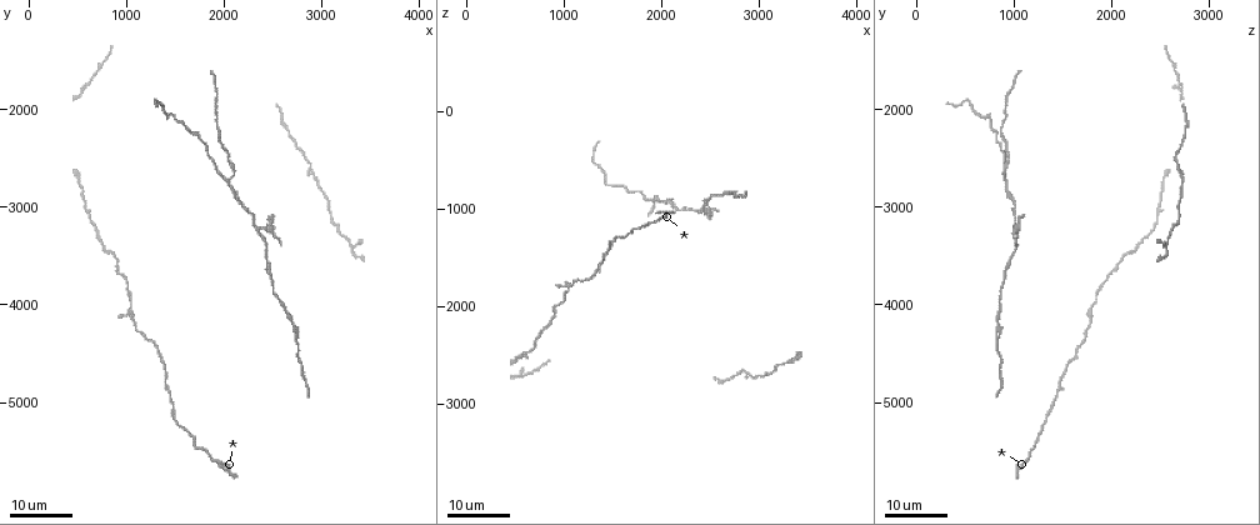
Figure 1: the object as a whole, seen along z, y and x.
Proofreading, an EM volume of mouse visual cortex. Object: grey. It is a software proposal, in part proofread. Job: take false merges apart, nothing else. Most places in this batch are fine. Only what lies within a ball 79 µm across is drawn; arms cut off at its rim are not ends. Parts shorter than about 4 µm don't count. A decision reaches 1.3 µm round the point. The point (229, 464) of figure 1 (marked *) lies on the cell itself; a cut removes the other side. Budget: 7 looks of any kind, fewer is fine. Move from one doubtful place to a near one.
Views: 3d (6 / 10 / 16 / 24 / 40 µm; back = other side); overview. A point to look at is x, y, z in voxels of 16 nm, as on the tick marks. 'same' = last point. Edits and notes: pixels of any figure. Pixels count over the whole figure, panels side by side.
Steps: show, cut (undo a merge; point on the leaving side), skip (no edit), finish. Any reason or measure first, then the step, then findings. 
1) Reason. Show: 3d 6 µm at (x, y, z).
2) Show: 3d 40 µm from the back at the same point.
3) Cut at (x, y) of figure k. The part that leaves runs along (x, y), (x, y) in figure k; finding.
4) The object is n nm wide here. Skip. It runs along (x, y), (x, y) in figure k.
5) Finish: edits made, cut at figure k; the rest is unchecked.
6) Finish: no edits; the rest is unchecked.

Two arms in line, one across. Show: 3d 16 µm at (2720, 4320, 840).

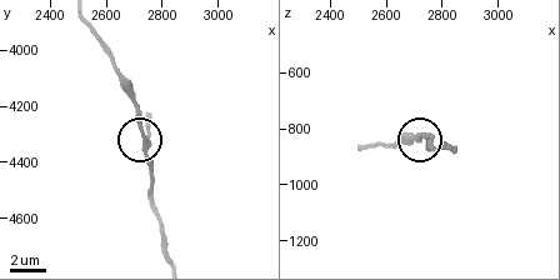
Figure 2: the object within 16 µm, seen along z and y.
Show: 3d 6 µm at the same point.

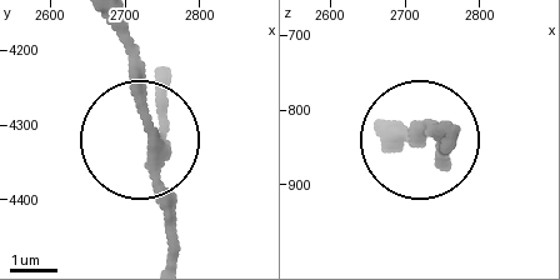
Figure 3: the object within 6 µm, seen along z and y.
3 arms meet here. Skip. One cell here.

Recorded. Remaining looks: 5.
Side arm on a straight run. Show: 3d 16 µm at (2060, 2720, 900).

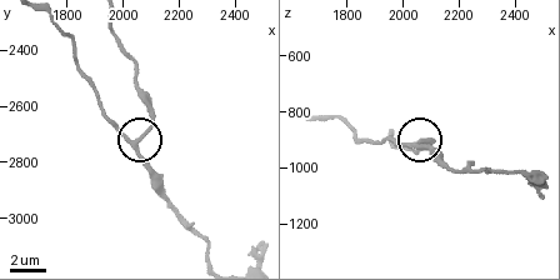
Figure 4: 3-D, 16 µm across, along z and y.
Show: 3d 6 µm at (2040, 2730, 910).

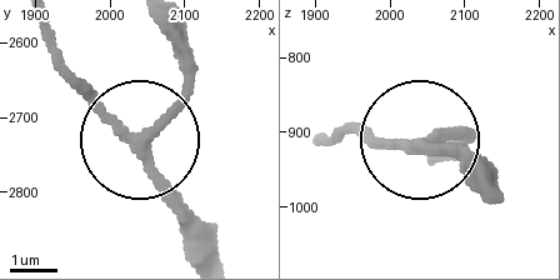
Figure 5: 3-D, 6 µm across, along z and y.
The object is 210 nm wide here. Skip. It runs along (216, 256), (149, 149), (185, 89), (189, 45) in figure 5; continuous, no second cell.

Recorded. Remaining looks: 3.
Thick turns thin. Show: 3d 16 µm at (880, 3500, 2140).

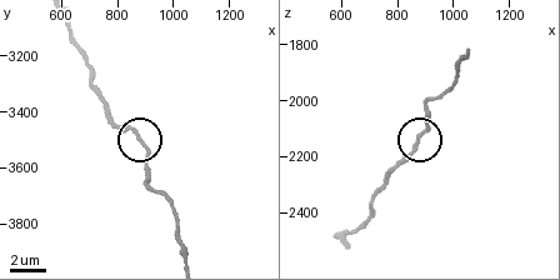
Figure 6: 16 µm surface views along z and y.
Closer look. Show: 3d 6 µm at (870, 3490, 2140).

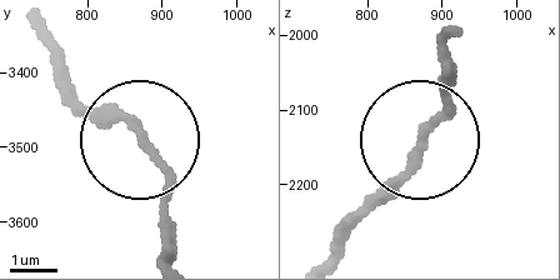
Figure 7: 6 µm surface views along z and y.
Show: 3d 6 µm from the back at (875, 3485, 2145).

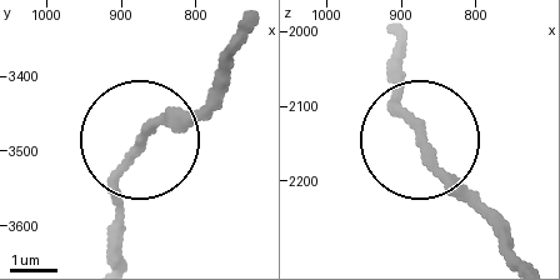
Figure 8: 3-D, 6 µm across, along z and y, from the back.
Skip. It runs along (116, 254), (124, 158), (220, 90) in figure 8; continuous, no second cell.

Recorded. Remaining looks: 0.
Finish: no edits; the rest is unchecked.

